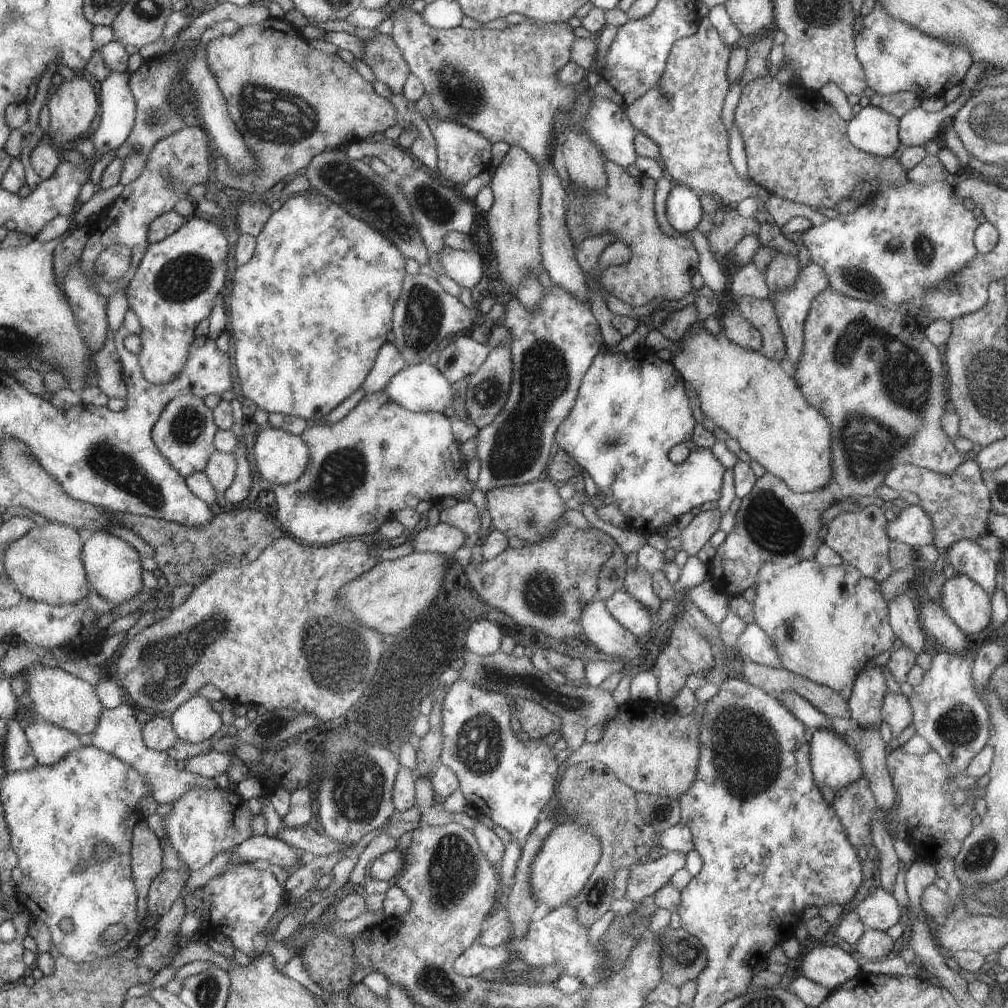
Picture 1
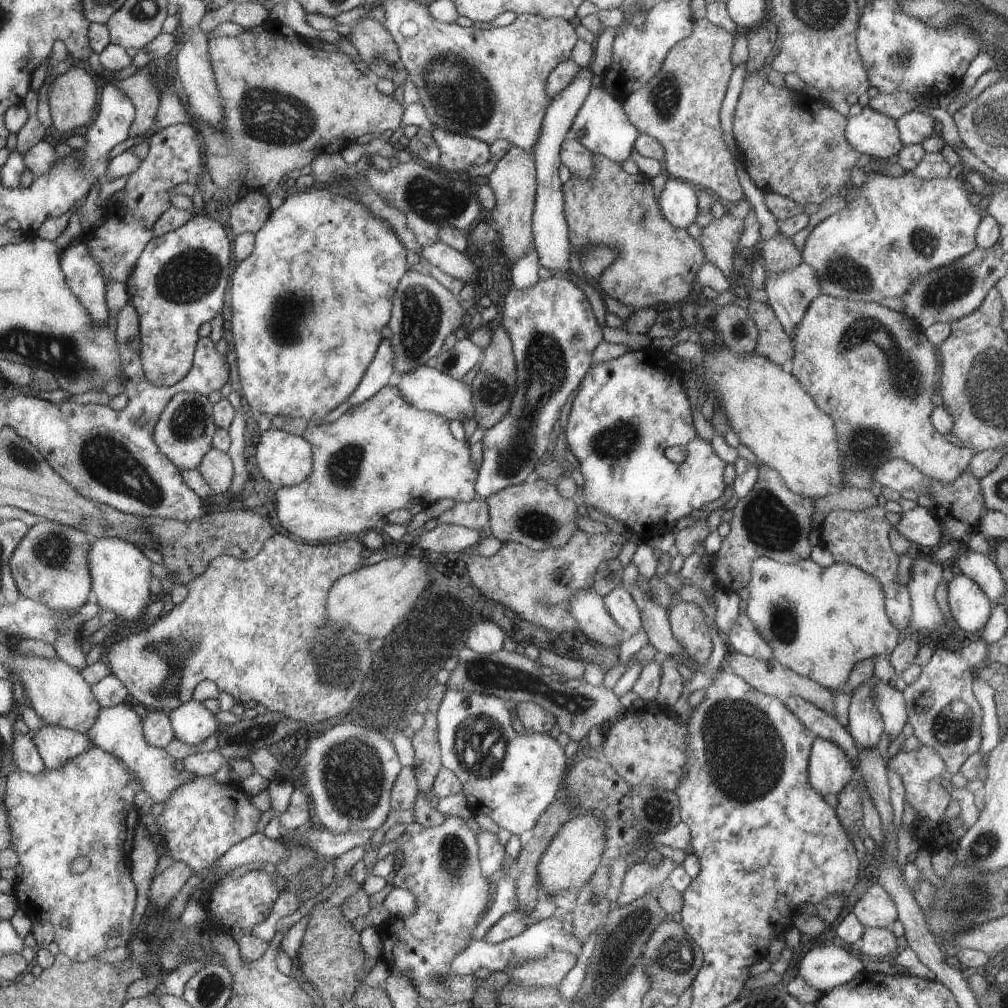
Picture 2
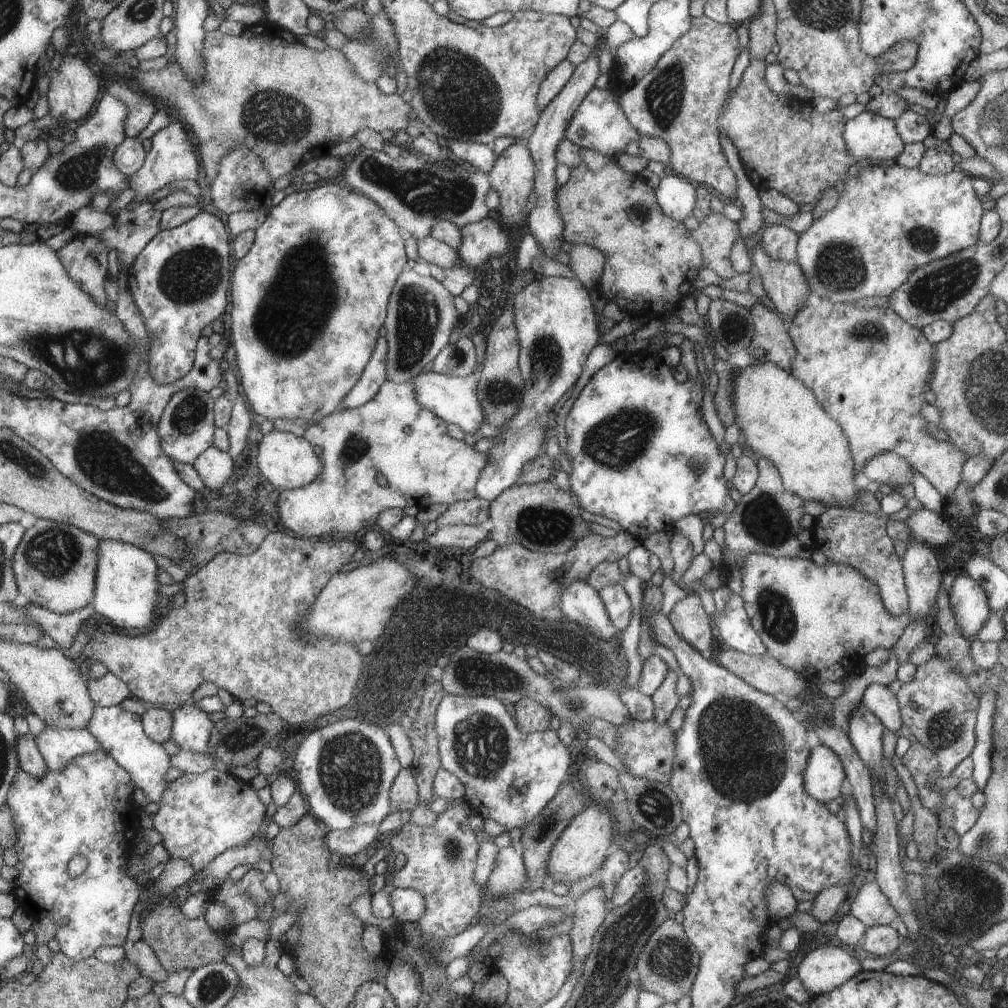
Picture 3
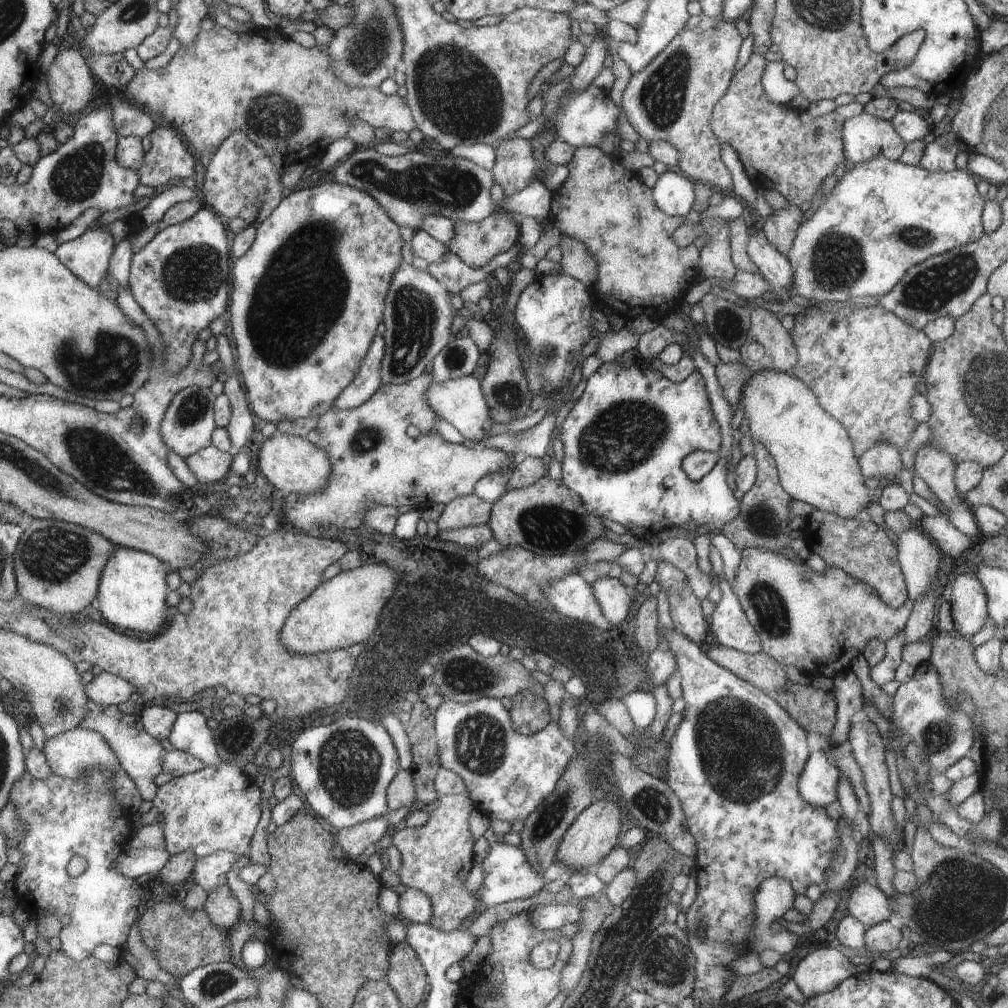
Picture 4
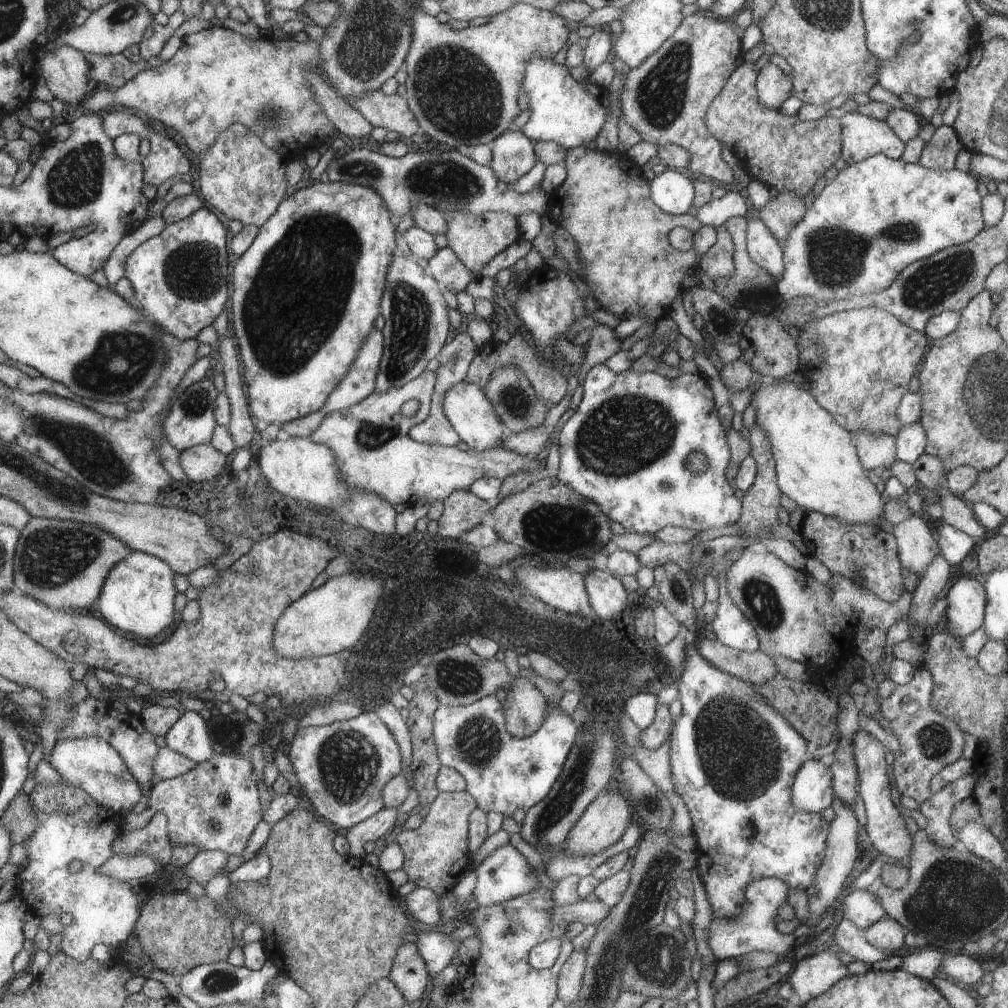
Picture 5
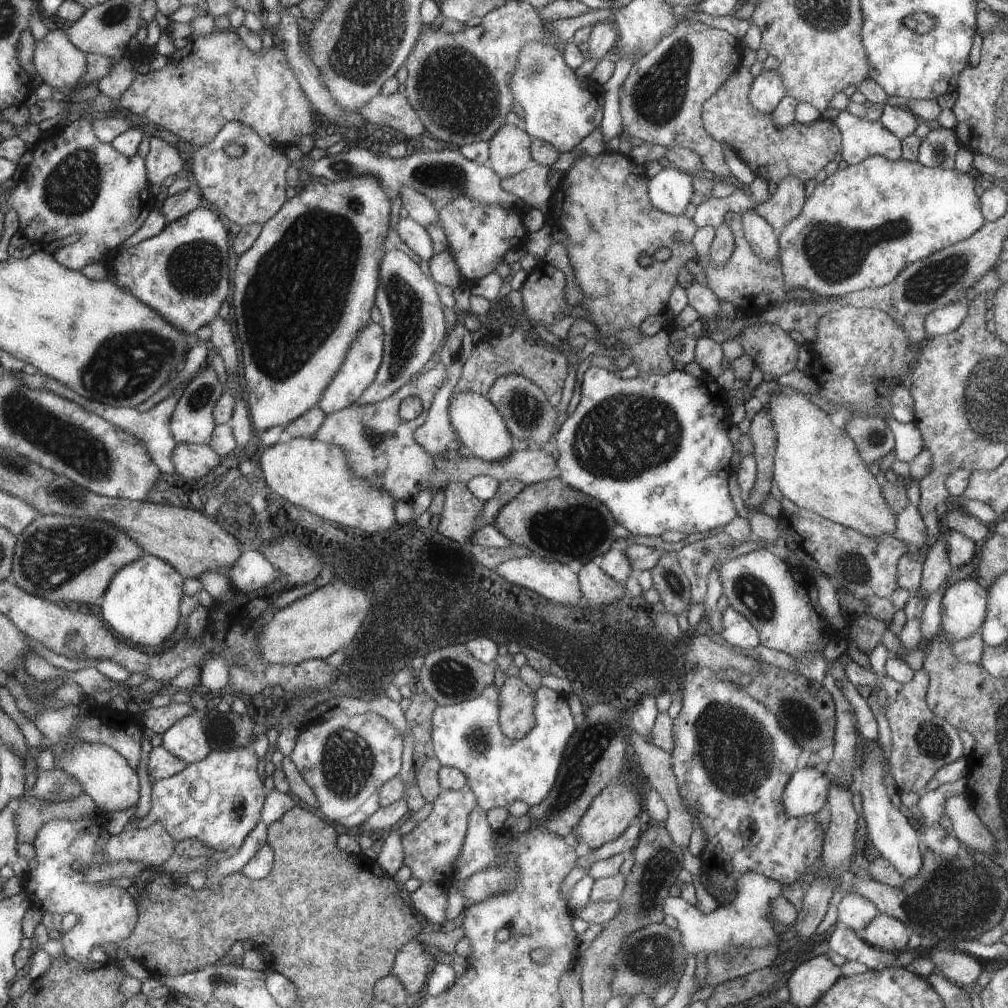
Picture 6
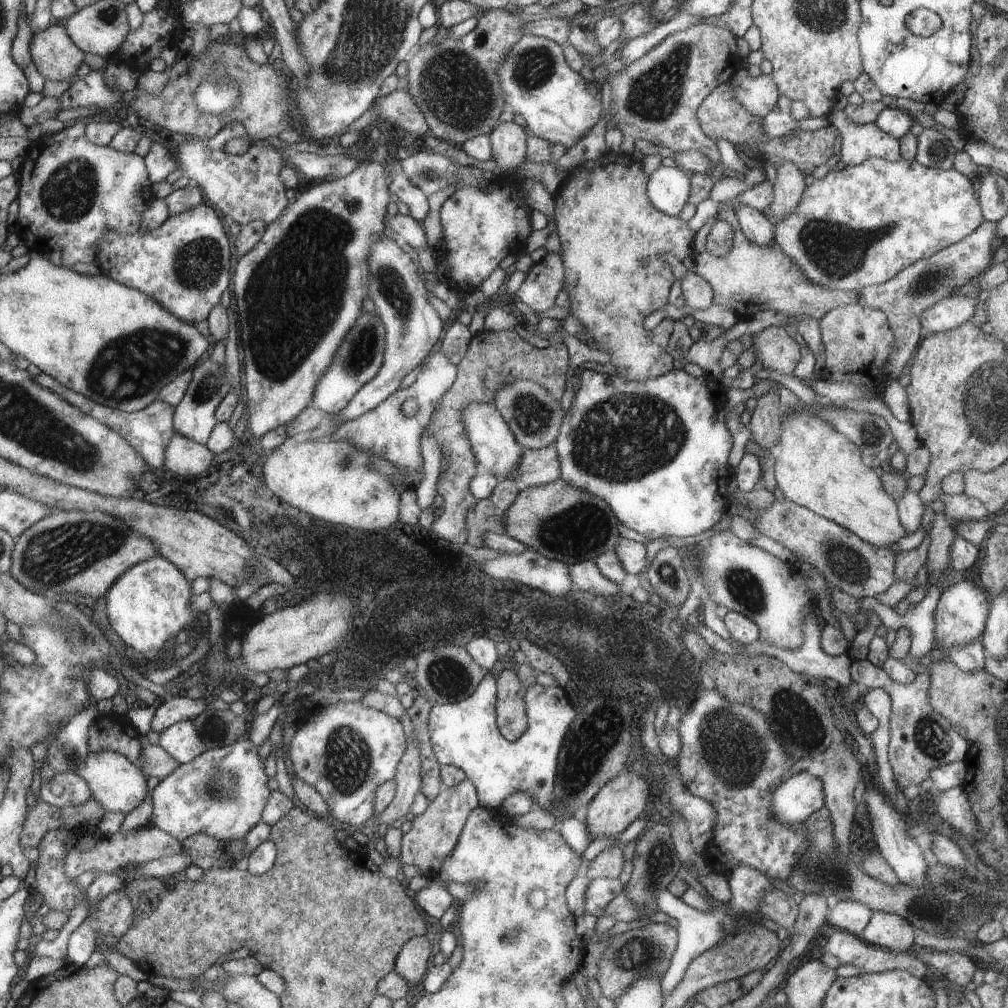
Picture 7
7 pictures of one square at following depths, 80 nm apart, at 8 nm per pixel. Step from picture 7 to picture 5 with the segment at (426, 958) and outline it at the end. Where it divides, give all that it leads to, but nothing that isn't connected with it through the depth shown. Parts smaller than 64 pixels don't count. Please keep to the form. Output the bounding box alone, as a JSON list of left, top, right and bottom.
[389,943,430,1004]

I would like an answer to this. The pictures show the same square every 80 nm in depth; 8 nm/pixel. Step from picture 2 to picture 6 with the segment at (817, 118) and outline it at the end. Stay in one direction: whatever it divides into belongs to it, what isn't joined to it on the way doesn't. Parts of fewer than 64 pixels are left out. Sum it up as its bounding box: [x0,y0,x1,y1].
[702,66,841,186]

